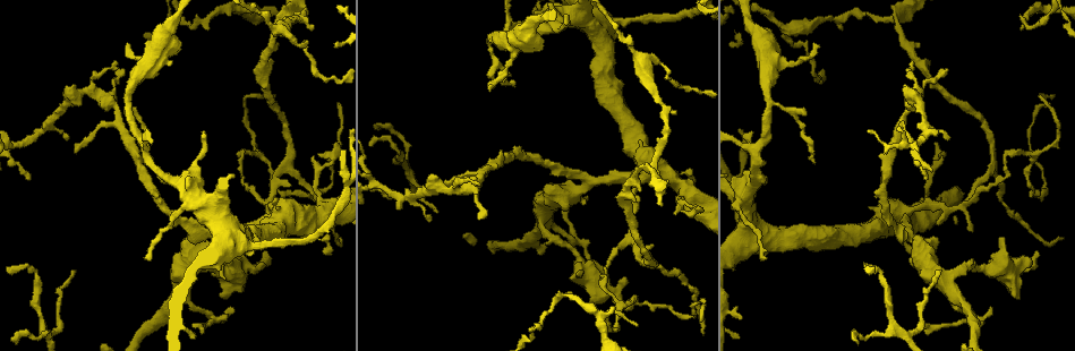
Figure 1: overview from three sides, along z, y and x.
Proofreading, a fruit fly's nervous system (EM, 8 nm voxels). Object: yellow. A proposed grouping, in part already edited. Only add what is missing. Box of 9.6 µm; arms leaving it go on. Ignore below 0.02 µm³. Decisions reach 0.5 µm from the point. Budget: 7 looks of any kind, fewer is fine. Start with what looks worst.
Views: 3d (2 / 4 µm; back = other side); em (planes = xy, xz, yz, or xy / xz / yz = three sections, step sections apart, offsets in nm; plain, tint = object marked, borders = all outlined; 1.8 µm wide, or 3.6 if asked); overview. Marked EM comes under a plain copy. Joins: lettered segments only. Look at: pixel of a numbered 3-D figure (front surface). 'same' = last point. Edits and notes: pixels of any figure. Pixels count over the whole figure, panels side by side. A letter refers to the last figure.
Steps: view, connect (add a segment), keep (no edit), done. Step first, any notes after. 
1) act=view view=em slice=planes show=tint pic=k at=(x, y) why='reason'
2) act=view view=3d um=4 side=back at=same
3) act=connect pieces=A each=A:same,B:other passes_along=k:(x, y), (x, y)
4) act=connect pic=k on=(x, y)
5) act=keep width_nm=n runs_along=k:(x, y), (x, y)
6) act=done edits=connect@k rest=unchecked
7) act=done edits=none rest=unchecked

act=view view=3d um=4 pic=1 at=(29, 269) why='abrupt turn'

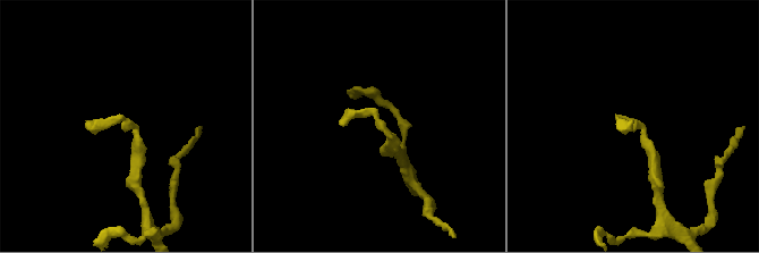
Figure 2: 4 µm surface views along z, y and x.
act=view view=em slice=planes show=tint pic=2 at=(377, 123) why='now the EM'

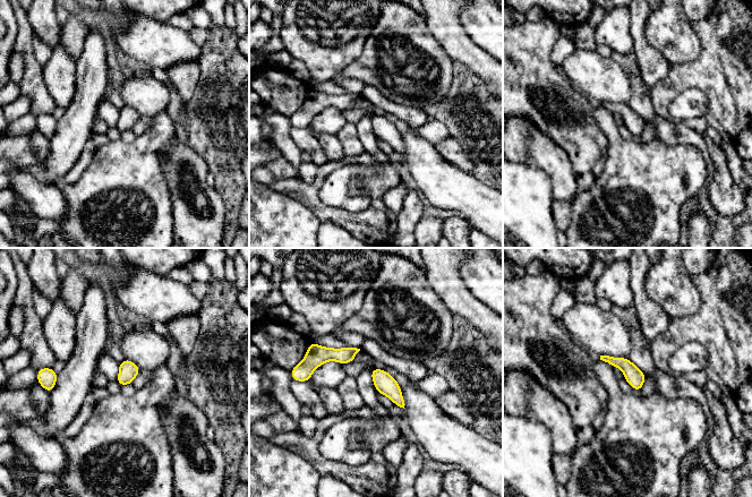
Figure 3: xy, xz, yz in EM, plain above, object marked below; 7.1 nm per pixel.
act=view view=em slice=planes show=borders at=same why='see the neighbours'

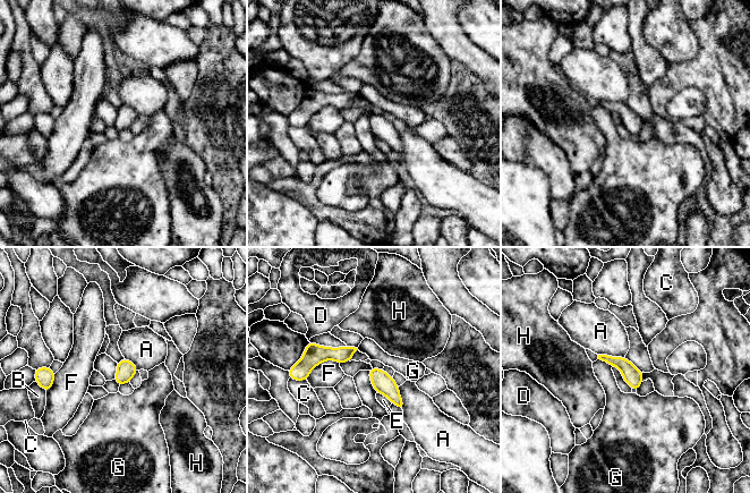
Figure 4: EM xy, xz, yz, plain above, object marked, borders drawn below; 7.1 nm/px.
act=keep longest_contact=F:260nm each=A:other,B:other,C:other,D:other,E:other,F:other,G:other,H:other border=4:(598, 358), (612, 366) found='none of them fits'

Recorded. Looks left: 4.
act=view view=3d um=2 pic=1 at=(12, 145) why='sharp bend'

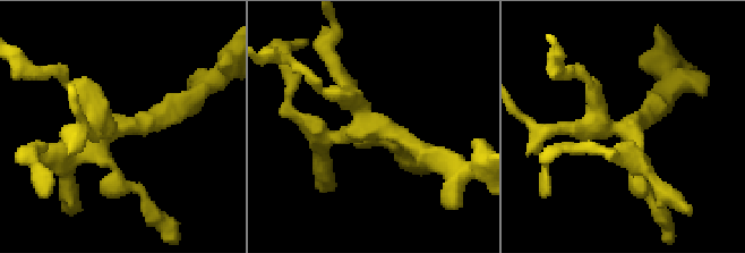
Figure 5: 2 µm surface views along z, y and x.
act=view view=em slice=planes show=borders pic=5 at=(624, 130) why='now the EM'

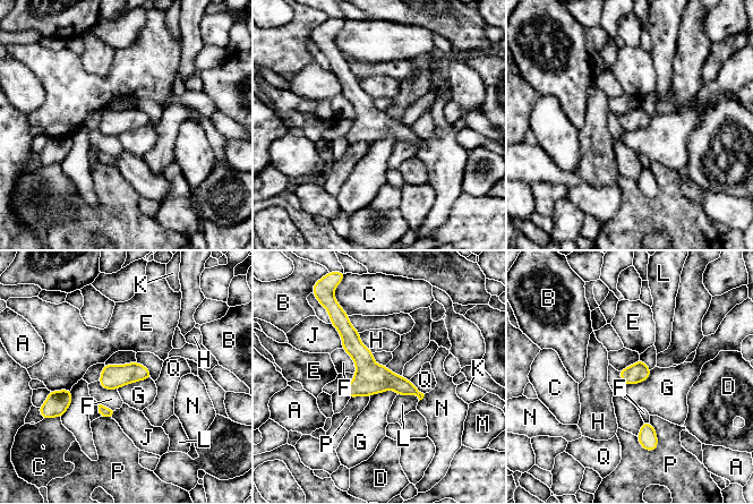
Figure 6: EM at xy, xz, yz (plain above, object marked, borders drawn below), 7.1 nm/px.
act=keep width_nm=150 each=A:other,B:other,C:other,D:other,E:other,F:other,G:other,H:other,J:other,K:other,L:other,M:other,N:other,P:other,Q:other runs_along=6:(344, 319), (364, 359), (420, 395) found='none of them fits'

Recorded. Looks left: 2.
act=view view=em slice=planes show=borders pic=1 at=(226, 266) why='a fork'

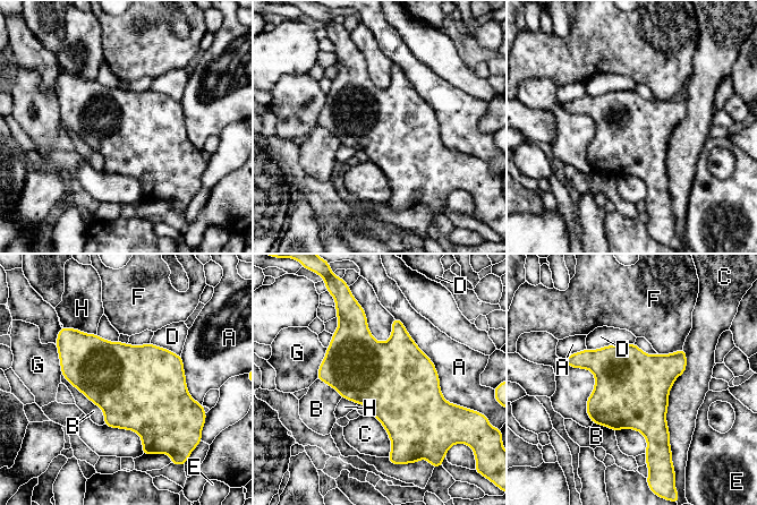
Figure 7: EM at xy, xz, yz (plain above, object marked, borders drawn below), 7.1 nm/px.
act=keep each=A:other,B:other,C:other,D:other,E:other,F:other,G:other,H:other border=7:(68, 327), (96, 333) found='no lettered segment goes on from it'

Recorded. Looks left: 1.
act=done edits=none rest=unchecked

